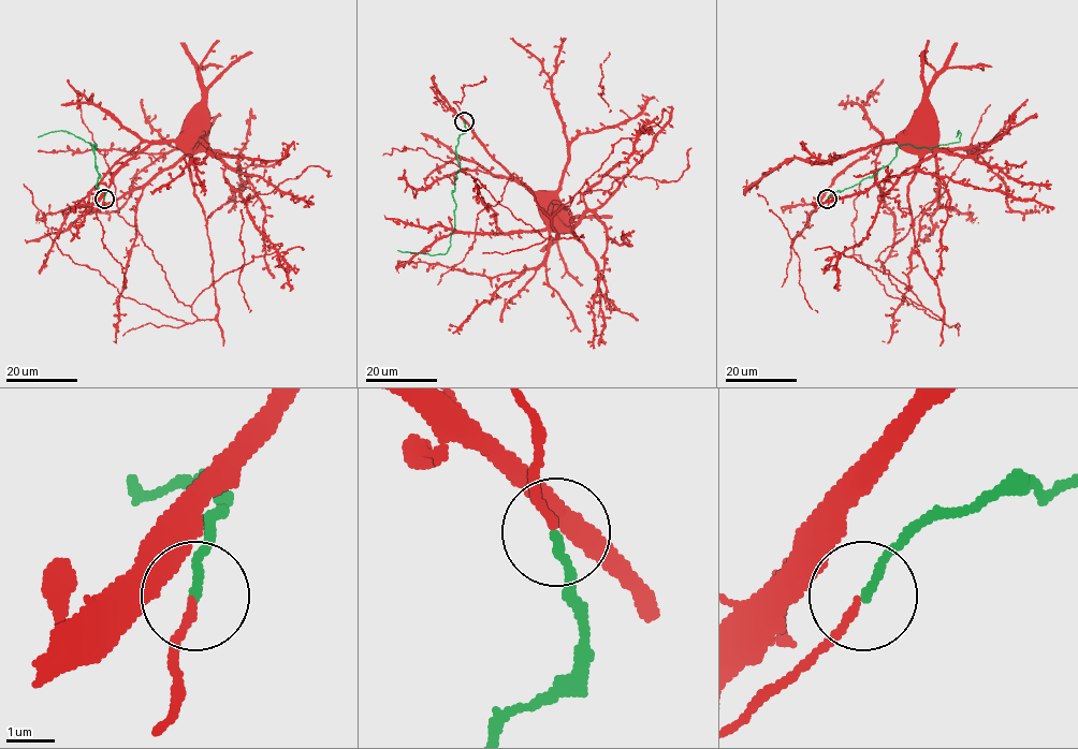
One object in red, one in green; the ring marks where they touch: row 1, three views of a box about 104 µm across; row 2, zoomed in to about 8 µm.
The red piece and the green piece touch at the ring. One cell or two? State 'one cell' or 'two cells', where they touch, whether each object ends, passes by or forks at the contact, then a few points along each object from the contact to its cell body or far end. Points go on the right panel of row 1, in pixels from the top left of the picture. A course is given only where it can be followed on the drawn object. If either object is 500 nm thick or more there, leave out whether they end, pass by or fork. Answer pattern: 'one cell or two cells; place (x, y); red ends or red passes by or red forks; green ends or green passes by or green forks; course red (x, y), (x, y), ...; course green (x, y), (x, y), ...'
one cell; place (827, 199); red passes by; green ends; course red (827, 200), (822, 200), (824, 191), (857, 161), (880, 144), (901, 142), (918, 127); course green (827, 200), (833, 193), (872, 177), (885, 167), (901, 145), (934, 147), (959, 142), (958, 131), (956, 136)

